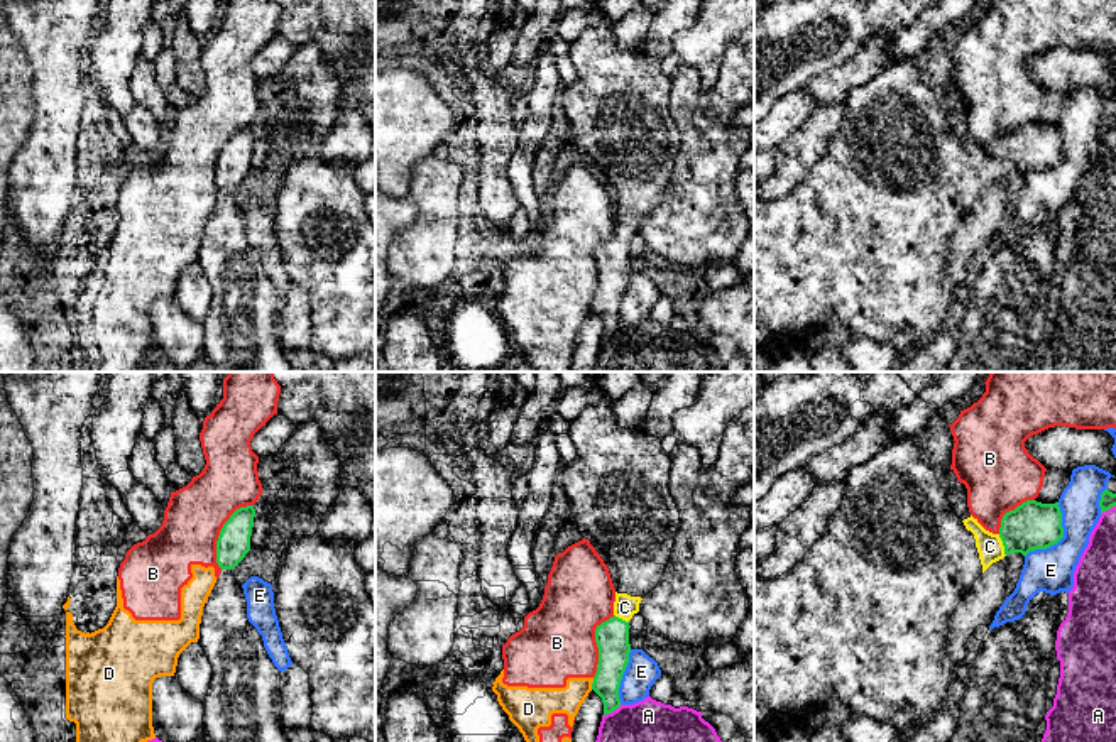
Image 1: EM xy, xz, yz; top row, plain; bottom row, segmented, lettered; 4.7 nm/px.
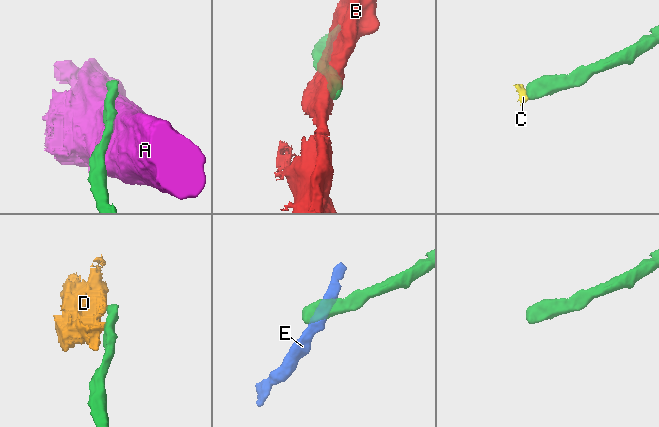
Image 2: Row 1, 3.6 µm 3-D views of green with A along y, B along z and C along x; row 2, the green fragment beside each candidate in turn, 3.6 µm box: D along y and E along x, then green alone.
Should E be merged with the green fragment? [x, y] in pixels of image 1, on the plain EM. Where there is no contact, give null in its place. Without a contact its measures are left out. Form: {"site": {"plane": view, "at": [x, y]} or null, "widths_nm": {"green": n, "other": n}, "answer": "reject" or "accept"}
{"site": {"plane": "yz", "at": [1061, 159]}, "widths_nm": {"green": 220, "other": 220}, "answer": "reject"}

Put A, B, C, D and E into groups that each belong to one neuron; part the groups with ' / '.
A / B D / C / E

